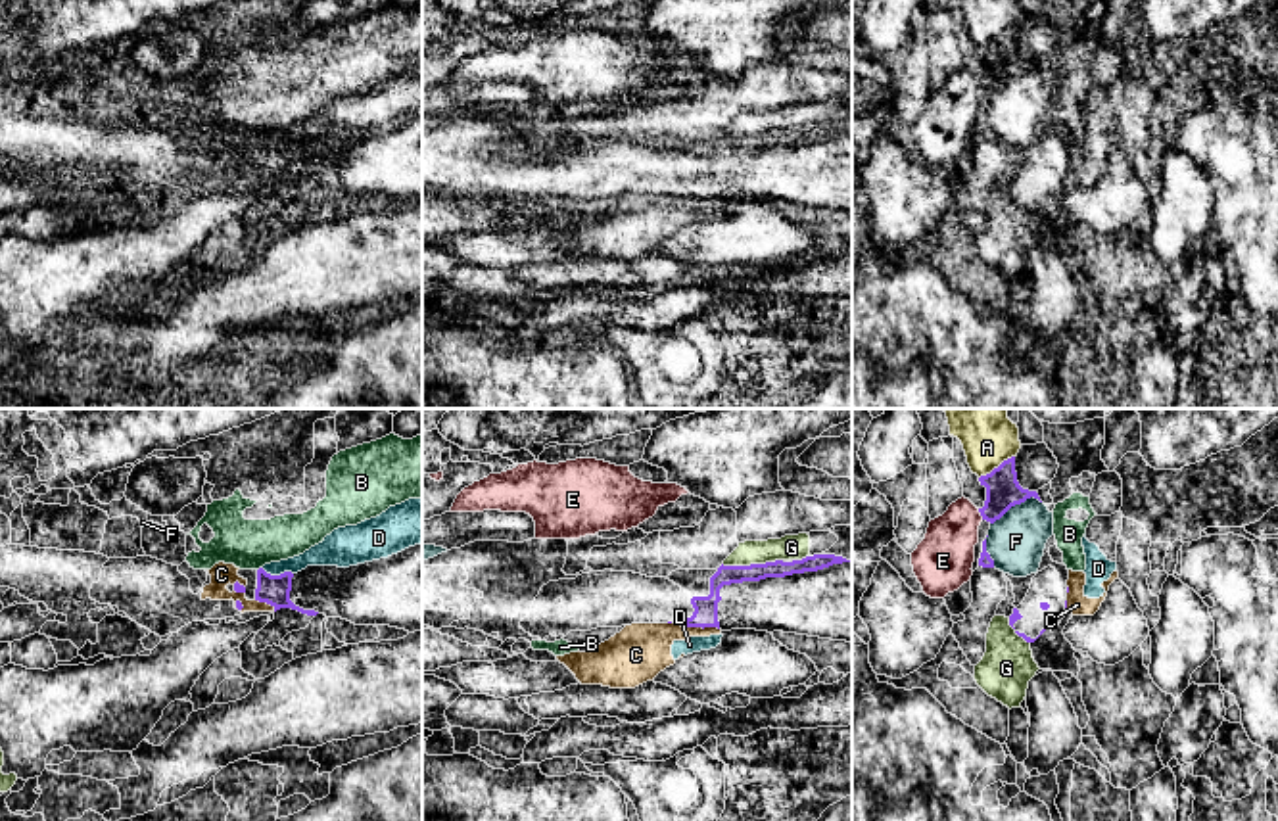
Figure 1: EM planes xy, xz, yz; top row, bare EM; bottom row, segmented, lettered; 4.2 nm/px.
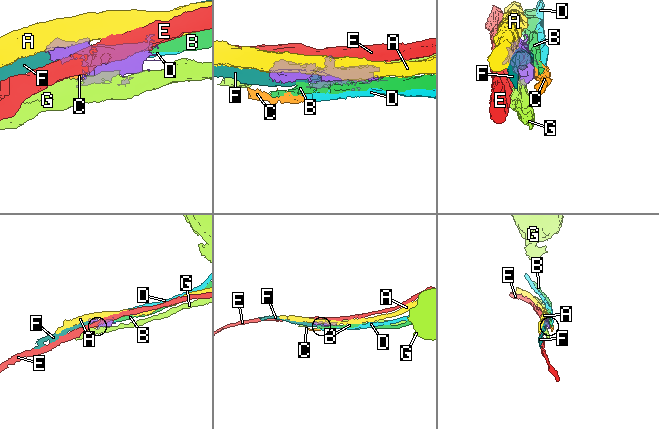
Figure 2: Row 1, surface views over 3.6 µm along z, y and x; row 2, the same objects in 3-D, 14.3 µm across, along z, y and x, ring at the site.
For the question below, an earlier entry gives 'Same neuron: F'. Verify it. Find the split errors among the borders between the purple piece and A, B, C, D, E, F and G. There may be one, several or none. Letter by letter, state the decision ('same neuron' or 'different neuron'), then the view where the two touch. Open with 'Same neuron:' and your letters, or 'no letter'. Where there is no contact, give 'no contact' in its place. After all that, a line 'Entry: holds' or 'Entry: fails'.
Same neuron: F
A: different neuron; contact in yz
B: different neuron; contact in xy
C: different neuron; contact in xz
D: different neuron; contact in xy
E: different neuron; contact in yz
F: same neuron; contact in yz
G: different neuron; contact in xz
Entry: holds

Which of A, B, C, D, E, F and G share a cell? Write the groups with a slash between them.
A / B / C D / E / F / G

